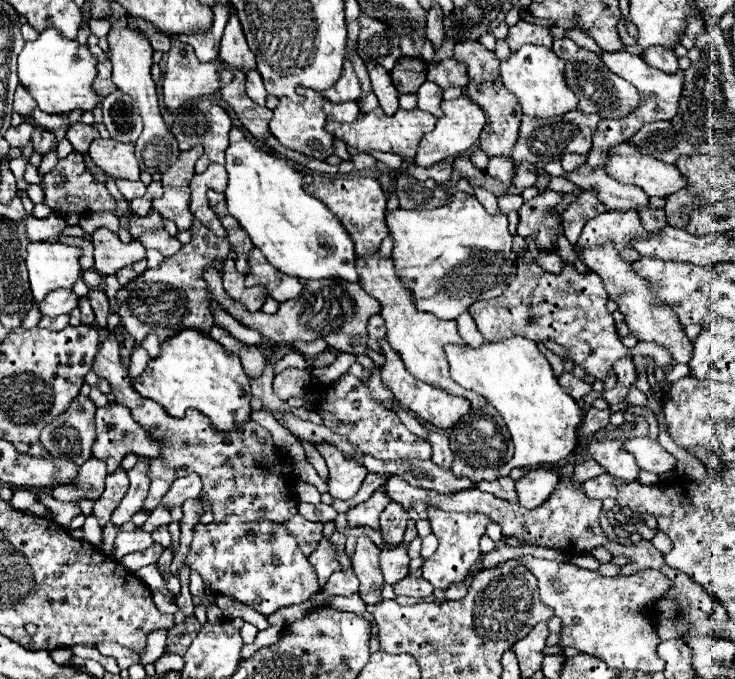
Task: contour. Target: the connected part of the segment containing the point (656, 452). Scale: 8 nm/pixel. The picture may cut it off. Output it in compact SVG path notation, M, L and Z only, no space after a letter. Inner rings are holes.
M644 436L644 438L628 438L624 442L624 450L634 454L636 458L636 464L642 468L642 470L648 470L648 472L654 472L654 474L664 474L664 472L670 472L676 468L678 460L666 452L656 440L652 440L650 436Z

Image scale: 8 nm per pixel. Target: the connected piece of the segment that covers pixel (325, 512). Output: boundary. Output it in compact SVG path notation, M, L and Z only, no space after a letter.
M306 502L298 503L298 512L302 514L302 516L306 516L306 519L312 522L320 522L325 524L326 522L334 522L336 520L336 516L338 516L338 512L332 508L332 506L328 506L328 504L310 504Z

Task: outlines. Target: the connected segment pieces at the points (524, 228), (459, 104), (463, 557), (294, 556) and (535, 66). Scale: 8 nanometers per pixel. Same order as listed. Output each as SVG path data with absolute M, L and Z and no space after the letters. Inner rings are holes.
M544 190L520 208L520 224L516 234L522 238L532 236L536 244L546 250L556 250L558 234L562 232L562 214L552 212L564 200L564 192Z
M460 96L456 100L444 100L442 110L444 110L444 116L438 118L436 128L420 140L420 148L414 158L416 166L432 166L442 160L464 154L470 146L474 146L478 142L478 136L486 124L486 116L484 116L482 108L472 104L472 100L468 100L466 96Z
M430 506L428 508L428 522L432 526L432 534L438 538L438 550L424 560L422 564L422 578L430 582L434 588L448 590L452 584L458 584L466 578L470 568L476 564L480 558L480 548L478 542L484 536L488 524L492 522L488 516L482 516L480 512L446 512L440 508Z
M226 516L224 522L196 524L194 538L186 556L186 566L196 570L204 586L214 594L230 596L262 616L270 616L278 608L302 604L320 592L314 568L298 548L294 536L278 522L242 520Z
M526 46L518 52L512 52L510 58L500 60L500 78L502 84L518 98L522 112L534 118L550 118L562 116L568 110L574 110L578 100L564 82L564 60L556 58L552 50L544 46Z

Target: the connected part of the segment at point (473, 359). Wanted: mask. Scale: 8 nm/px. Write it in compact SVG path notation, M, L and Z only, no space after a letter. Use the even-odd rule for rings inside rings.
M510 336L498 342L484 342L480 348L470 344L446 344L444 352L452 380L484 396L508 426L516 450L512 460L500 467L499 477L508 476L513 468L562 462L574 450L582 410L558 384L548 360L538 352L534 340Z

